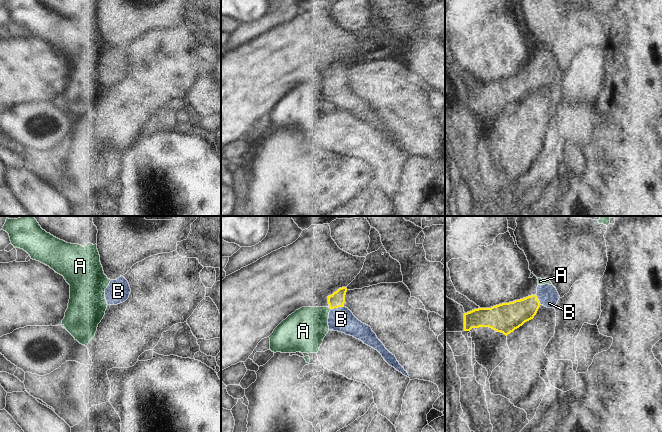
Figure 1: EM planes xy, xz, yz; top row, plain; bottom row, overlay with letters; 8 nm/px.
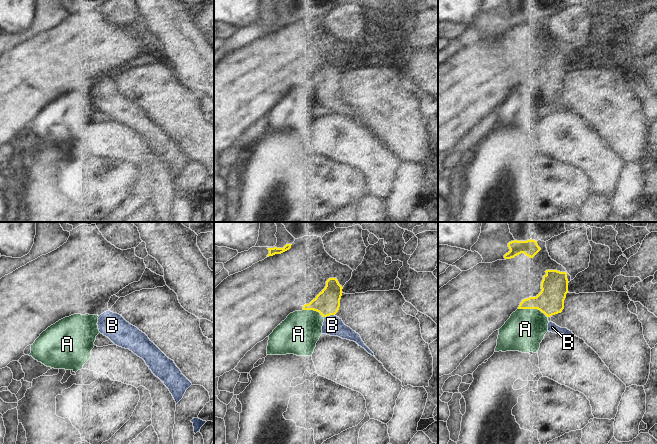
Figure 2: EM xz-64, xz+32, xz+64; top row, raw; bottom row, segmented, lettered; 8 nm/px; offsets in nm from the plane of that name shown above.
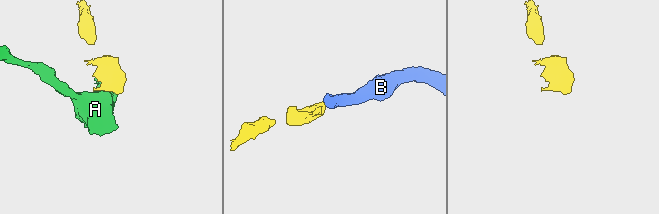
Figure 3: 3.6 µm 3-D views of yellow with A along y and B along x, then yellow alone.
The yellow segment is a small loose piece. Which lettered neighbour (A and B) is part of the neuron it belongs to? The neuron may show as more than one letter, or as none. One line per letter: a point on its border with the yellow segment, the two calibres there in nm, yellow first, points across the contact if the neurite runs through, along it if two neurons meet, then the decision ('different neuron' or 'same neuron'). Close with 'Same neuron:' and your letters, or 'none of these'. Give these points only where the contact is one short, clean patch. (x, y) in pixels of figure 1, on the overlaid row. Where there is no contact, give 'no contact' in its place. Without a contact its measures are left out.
A: no contact; different neuron
B: meets yellow in xz at (336, 307); 120 nm thick on the yellow side, 200 nm on the other; runs through xz (337, 299), (336, 307), (341, 319); same neuron
Same neuron: B

